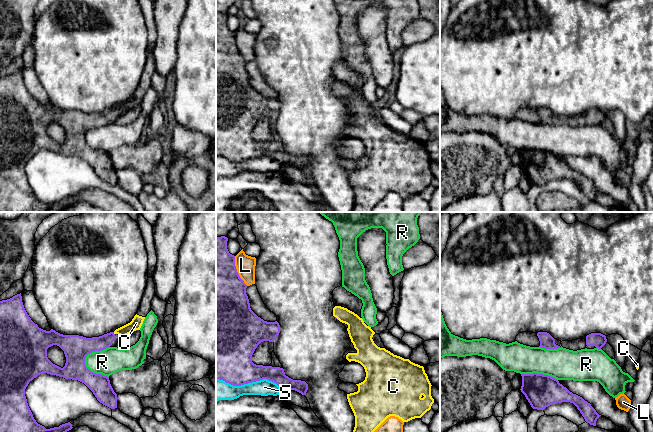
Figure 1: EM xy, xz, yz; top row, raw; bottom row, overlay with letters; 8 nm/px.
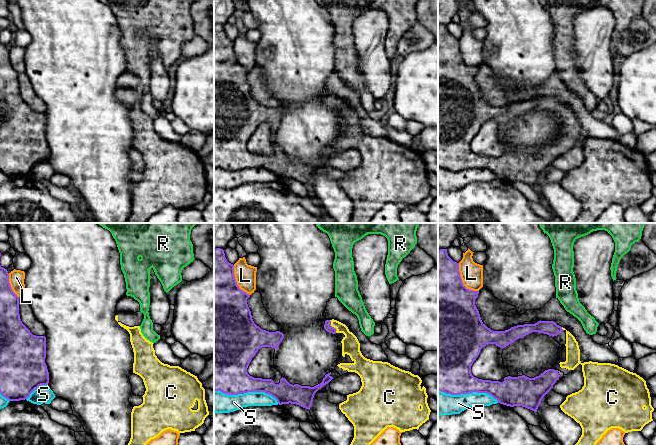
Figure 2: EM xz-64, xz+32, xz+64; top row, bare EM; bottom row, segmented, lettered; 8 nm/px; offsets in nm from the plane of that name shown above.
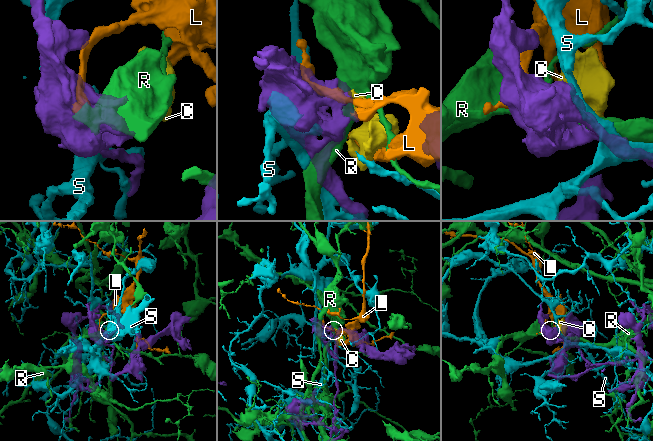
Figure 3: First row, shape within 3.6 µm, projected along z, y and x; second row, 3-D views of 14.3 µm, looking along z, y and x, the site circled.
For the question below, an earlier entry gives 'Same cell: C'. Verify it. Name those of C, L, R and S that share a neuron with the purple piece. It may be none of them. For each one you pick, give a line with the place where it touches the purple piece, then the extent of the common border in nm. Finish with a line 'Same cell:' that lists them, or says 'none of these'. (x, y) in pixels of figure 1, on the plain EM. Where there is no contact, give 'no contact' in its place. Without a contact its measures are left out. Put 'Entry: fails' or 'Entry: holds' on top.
Entry: holds
C: contact xy (113, 109); length 30 nm
Same cell: C

